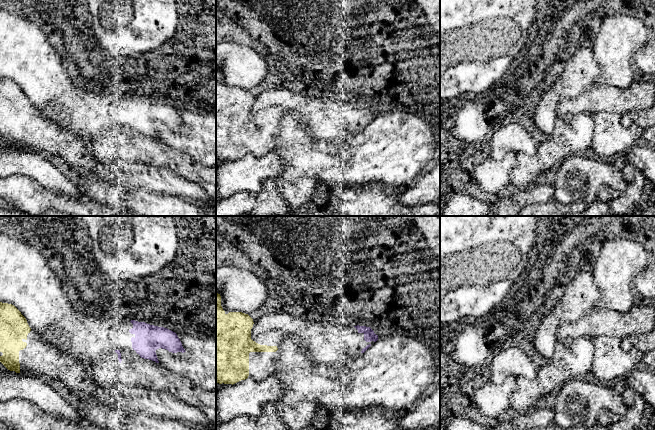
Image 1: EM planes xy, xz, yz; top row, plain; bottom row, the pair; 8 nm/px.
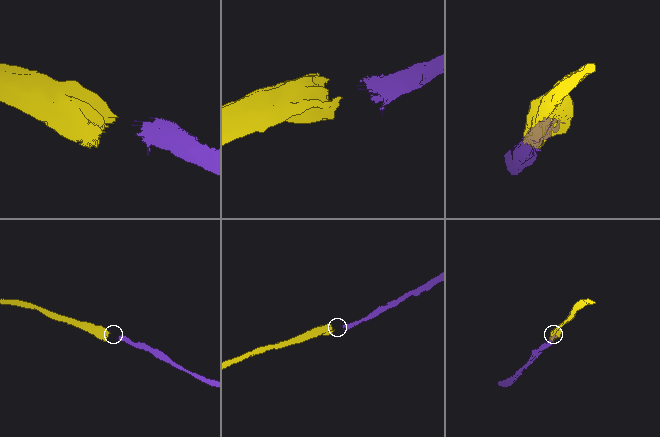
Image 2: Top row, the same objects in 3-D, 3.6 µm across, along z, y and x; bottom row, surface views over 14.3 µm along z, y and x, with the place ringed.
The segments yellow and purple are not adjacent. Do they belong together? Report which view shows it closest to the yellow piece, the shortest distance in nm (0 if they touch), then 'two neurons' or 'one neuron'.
xz | 650 nm | two neurons

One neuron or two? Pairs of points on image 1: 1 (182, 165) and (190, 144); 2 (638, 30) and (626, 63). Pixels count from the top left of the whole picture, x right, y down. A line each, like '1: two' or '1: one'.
1: two
2: one

